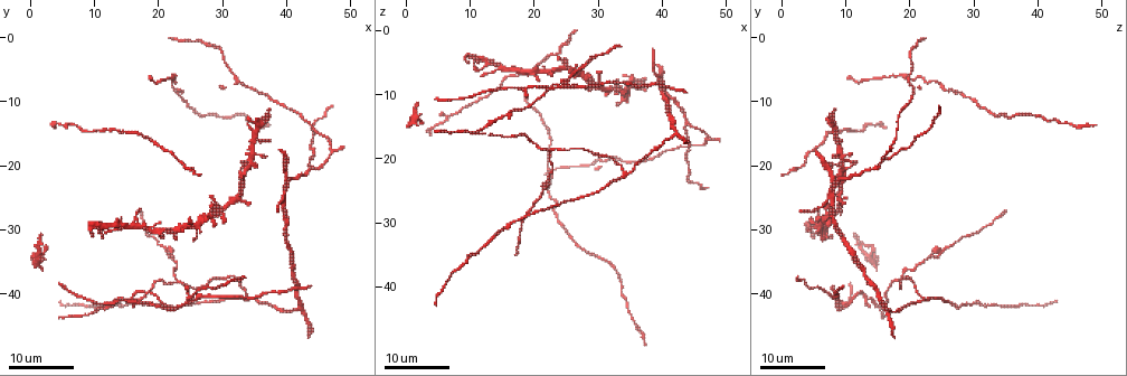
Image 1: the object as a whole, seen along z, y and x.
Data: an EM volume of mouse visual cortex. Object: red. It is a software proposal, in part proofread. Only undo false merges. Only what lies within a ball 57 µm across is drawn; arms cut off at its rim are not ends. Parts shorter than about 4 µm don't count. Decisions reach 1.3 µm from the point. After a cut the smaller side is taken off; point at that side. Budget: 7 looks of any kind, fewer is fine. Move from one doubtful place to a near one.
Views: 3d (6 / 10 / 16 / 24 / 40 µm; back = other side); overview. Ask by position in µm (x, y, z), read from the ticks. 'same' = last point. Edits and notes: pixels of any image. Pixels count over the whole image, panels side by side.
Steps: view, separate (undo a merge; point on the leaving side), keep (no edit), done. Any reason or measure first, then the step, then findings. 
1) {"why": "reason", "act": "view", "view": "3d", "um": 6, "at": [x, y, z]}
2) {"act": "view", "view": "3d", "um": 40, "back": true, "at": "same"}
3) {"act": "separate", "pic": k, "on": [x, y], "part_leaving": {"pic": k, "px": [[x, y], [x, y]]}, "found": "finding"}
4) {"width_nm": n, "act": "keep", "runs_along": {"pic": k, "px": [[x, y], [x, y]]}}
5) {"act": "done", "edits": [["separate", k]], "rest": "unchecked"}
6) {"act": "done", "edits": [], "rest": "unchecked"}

{"why": "arms part here", "act": "view", "view": "3d", "um": 16, "at": [23.0, 38.0, 18.5]}

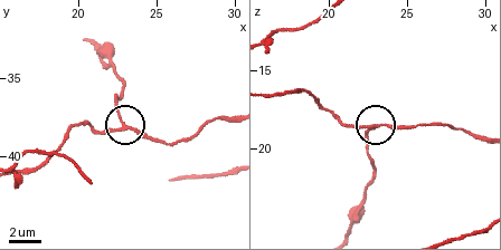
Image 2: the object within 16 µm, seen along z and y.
{"why": "closer look", "act": "view", "view": "3d", "um": 10, "at": [23.0, 38.2, 18.6]}

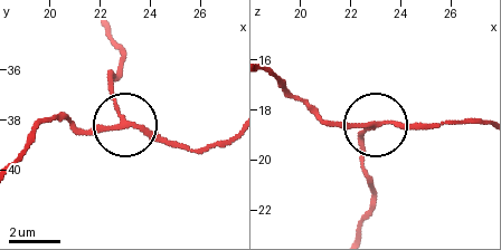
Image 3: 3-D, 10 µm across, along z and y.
{"arms": 3, "act": "separate", "pic": 3, "on": [109, 86], "found": "a second neuron is stuck on"}

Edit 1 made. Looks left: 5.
{"why": "a fork", "act": "view", "view": "3d", "um": 16, "at": [34.0, 41.0, 23.0]}

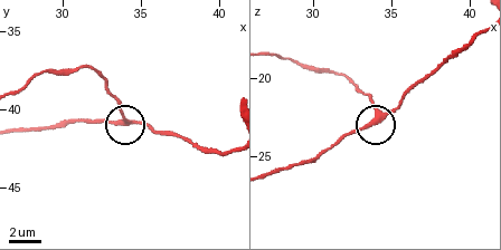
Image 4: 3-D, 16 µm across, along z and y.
{"act": "view", "view": "3d", "um": 6, "at": [34.0, 41.0, 22.6]}

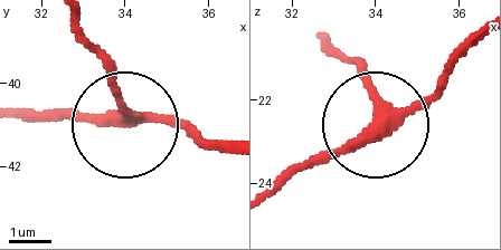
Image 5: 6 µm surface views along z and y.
{"side_arm_um": 40, "arms": 3, "act": "keep", "found": "one neuron here"}

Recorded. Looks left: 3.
{"why": "redraw", "act": "view", "view": "overview"}

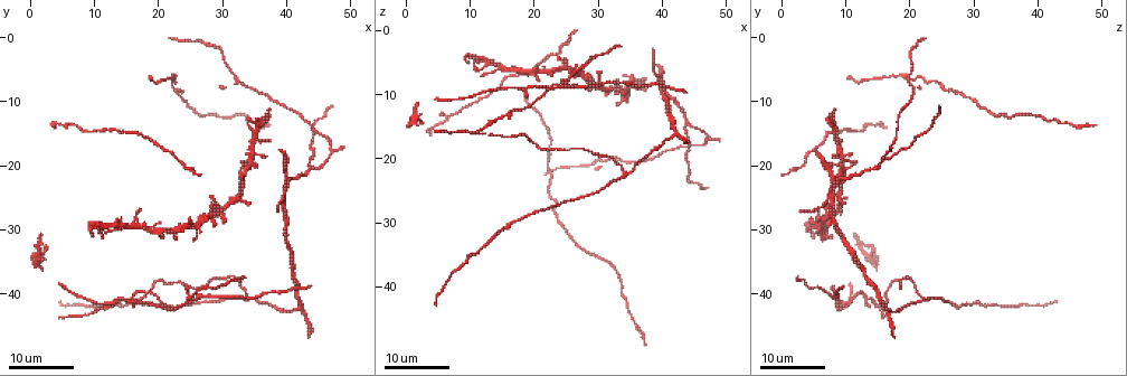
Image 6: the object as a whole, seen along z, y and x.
{"why": "three arms meet", "act": "view", "view": "3d", "um": 24, "at": [44.0, 20.0, 15.0]}

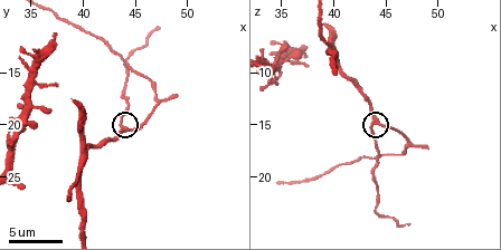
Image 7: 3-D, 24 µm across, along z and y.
{"act": "view", "view": "3d", "um": 6, "at": [43.8, 20.2, 14.8]}

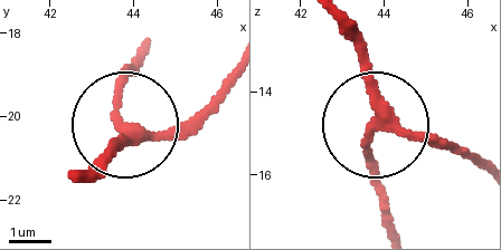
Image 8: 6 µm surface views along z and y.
{"arms": 3, "act": "keep", "runs_along": {"pic": 8, "px": [[333, 20], [369, 95], [379, 219]]}, "found": "one neuron here"}

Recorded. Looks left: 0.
{"act": "done", "edits": [["separate", 3]], "rest": "unchecked"}

